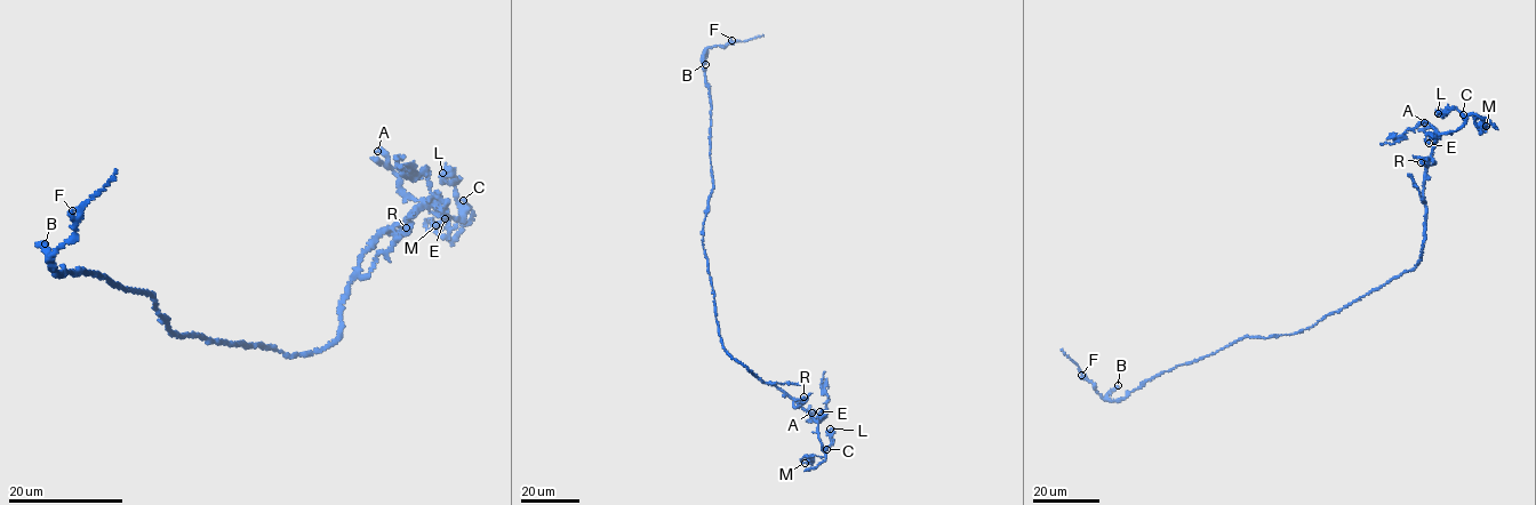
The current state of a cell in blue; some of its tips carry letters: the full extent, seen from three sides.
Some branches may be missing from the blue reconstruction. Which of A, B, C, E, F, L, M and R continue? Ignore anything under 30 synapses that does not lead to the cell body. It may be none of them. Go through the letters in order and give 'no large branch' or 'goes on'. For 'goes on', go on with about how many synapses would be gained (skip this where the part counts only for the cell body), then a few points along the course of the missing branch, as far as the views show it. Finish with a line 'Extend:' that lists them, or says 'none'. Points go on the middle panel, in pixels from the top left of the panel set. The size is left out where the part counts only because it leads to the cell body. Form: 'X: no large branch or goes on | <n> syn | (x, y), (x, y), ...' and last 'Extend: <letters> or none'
A: no large branch
B: no large branch
C: no large branch
E: no large branch
F: no large branch
L: no large branch
M: no large branch
R: no large branch
Extend: none

